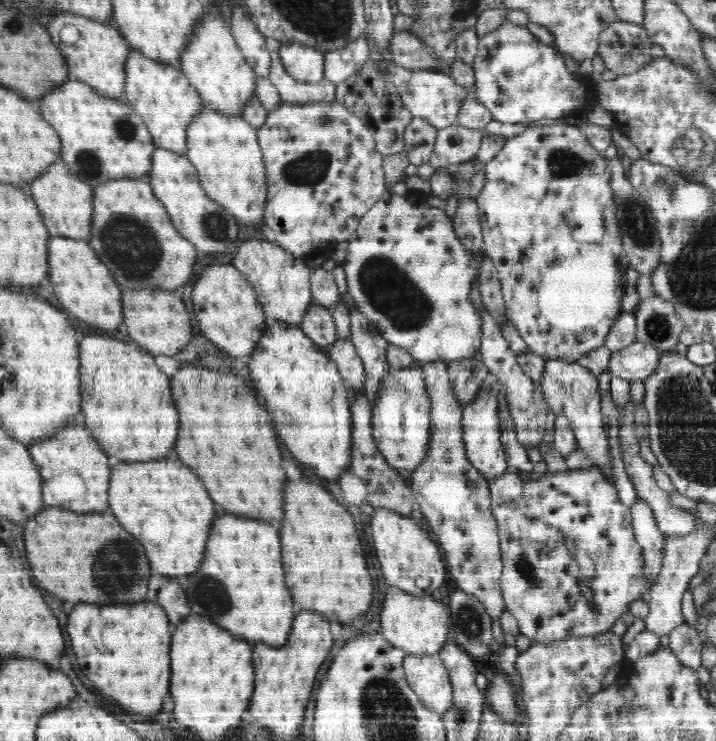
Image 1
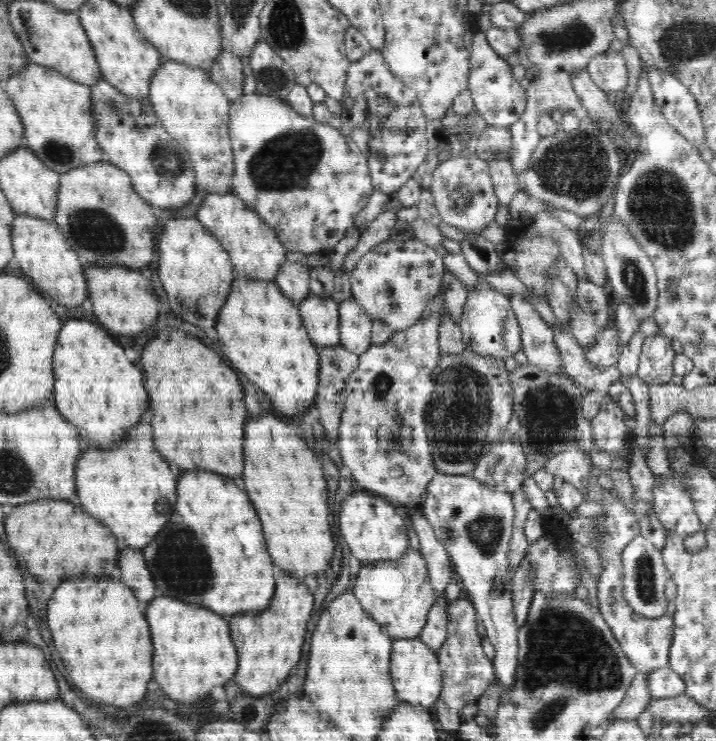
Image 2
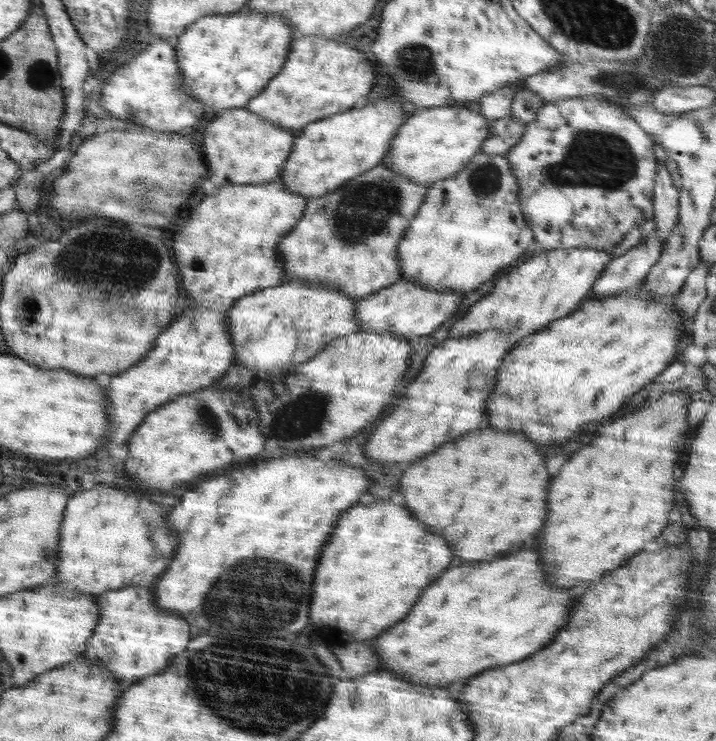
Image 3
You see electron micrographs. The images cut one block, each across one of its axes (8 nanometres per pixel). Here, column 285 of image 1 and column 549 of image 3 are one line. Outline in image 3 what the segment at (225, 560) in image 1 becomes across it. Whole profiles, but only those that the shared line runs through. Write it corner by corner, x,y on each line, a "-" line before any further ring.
536,542
528,544
526,550
516,550
496,560
450,568
434,584
430,584
428,590
424,590
400,626
396,624
386,634
380,634
380,638
374,638
374,648
378,650
377,656
382,666
379,671
401,676
413,686
461,685
470,677
526,659
548,646
552,638
568,624
576,600
578,596
572,594
572,588
558,588
548,582
548,572
540,566

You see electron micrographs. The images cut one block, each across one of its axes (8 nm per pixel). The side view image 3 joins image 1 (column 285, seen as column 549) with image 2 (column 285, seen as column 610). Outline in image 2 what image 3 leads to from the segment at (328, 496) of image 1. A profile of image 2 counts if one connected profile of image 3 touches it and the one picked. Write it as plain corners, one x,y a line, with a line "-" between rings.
260,414
250,418
244,428
244,474
242,480
246,486
249,499
252,500
262,528
266,536
266,546
272,556
272,562
278,564
282,570
288,570
292,576
302,578
308,574
317,576
336,569
336,542
328,523
328,494
326,480
322,473
322,465
314,451
306,446
306,441
300,436
300,427
296,422
284,422
277,414

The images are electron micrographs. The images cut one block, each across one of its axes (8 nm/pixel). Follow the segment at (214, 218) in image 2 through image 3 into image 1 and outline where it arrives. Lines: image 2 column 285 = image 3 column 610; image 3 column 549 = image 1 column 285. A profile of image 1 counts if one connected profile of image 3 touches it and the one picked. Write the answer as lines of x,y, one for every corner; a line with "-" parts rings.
251,239
245,241
232,256
234,265
254,287
258,302
265,313
267,326
283,322
298,327
313,303
310,280
312,269
301,258
284,251
274,243

